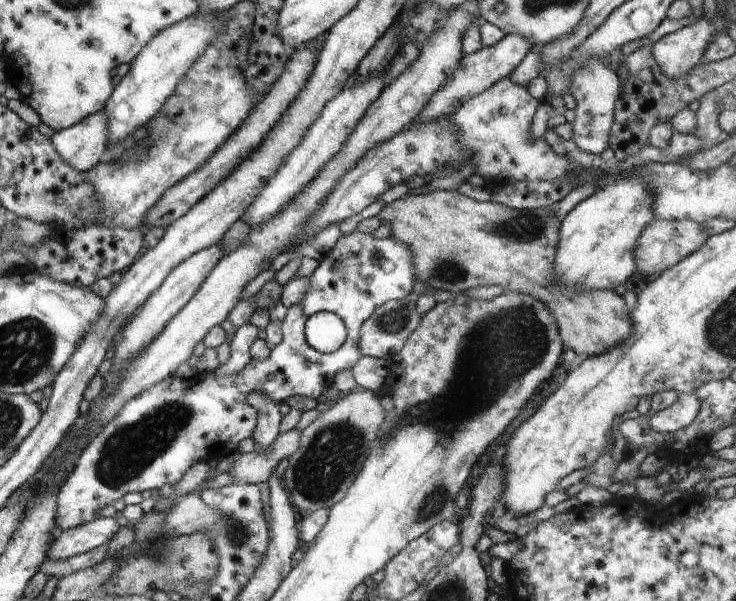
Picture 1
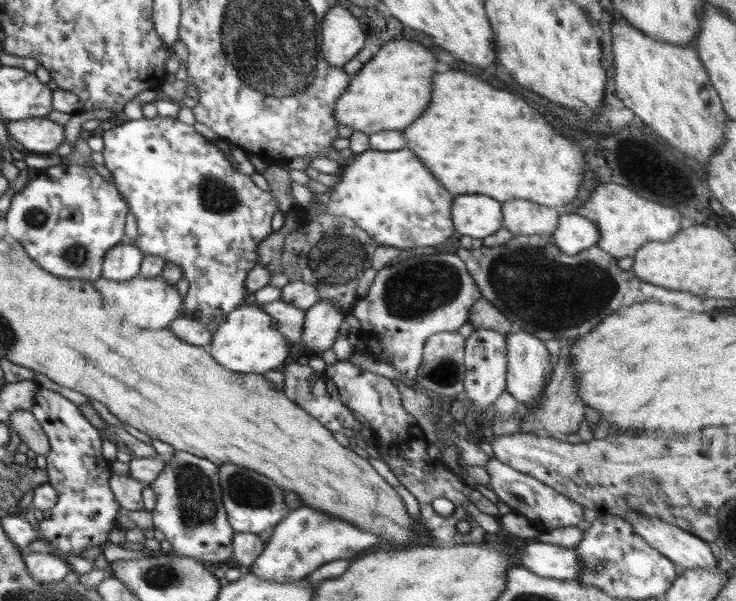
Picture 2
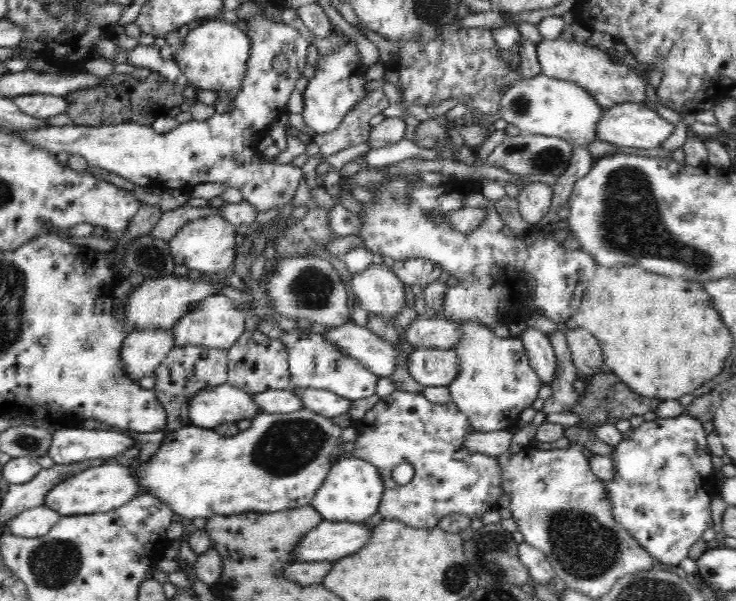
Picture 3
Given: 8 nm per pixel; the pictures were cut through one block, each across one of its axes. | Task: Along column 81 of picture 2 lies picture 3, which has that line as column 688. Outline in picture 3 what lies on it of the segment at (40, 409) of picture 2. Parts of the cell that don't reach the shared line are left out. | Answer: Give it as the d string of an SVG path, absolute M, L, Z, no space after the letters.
M684 412L674 418L657 417L633 429L633 433L622 439L611 454L614 476L605 483L606 497L612 501L612 515L642 548L664 565L682 562L692 545L702 539L702 533L713 527L710 509L713 491L707 479L714 472L714 466L706 435L702 423L690 413Z

